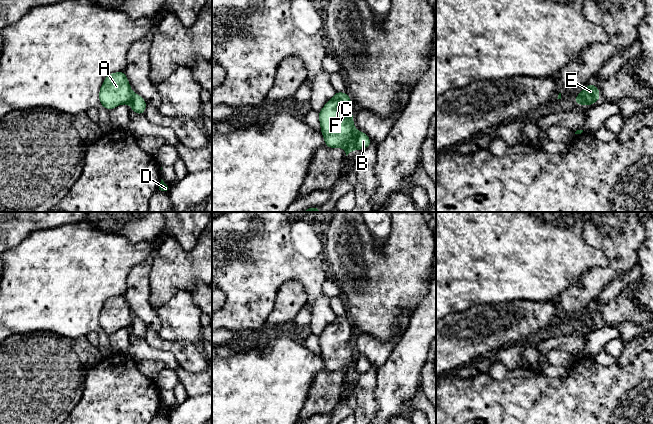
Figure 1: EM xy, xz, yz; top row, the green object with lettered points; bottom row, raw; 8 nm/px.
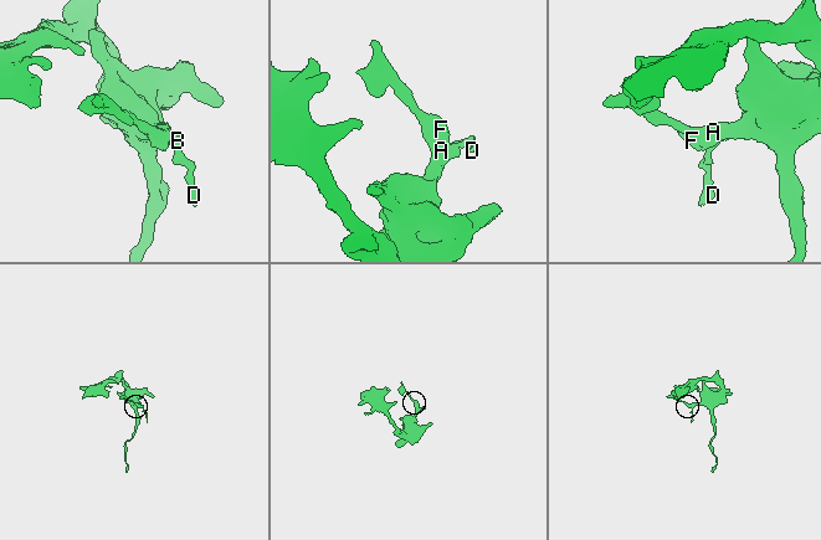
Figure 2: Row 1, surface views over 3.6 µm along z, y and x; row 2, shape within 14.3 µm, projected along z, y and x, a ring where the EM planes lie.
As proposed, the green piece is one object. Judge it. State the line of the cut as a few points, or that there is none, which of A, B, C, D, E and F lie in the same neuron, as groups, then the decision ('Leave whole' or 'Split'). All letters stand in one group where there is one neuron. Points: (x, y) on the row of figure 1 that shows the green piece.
Split along xz (356, 131), (354, 148). Groups: A C E F / B D. Split

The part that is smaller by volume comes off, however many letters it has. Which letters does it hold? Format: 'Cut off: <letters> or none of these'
Cut off: B, D

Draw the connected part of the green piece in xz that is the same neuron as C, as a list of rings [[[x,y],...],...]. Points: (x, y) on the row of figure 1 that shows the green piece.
[[[336,91],[318,113],[325,146],[341,147],[347,156],[355,149],[356,133],[348,93]]]

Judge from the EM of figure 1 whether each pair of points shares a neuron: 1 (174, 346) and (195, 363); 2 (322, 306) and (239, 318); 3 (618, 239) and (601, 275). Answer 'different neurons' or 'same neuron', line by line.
1: same neuron
2: same neuron
3: same neuron

